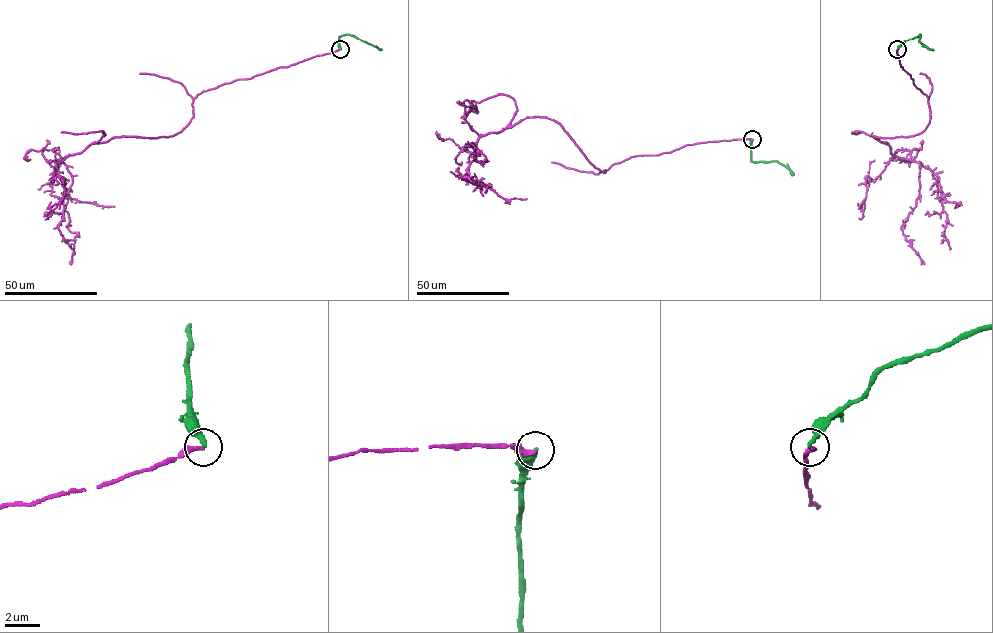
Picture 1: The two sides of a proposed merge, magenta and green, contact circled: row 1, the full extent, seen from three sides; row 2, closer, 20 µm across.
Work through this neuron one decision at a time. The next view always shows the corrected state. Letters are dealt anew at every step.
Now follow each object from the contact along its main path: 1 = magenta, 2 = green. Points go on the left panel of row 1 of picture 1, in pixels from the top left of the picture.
1: (340, 49), (203, 91), (173, 136), (114, 137), (63, 159), (72, 178), (58, 229), (71, 260)
2: (340, 49), (339, 37), (347, 34), (381, 49)

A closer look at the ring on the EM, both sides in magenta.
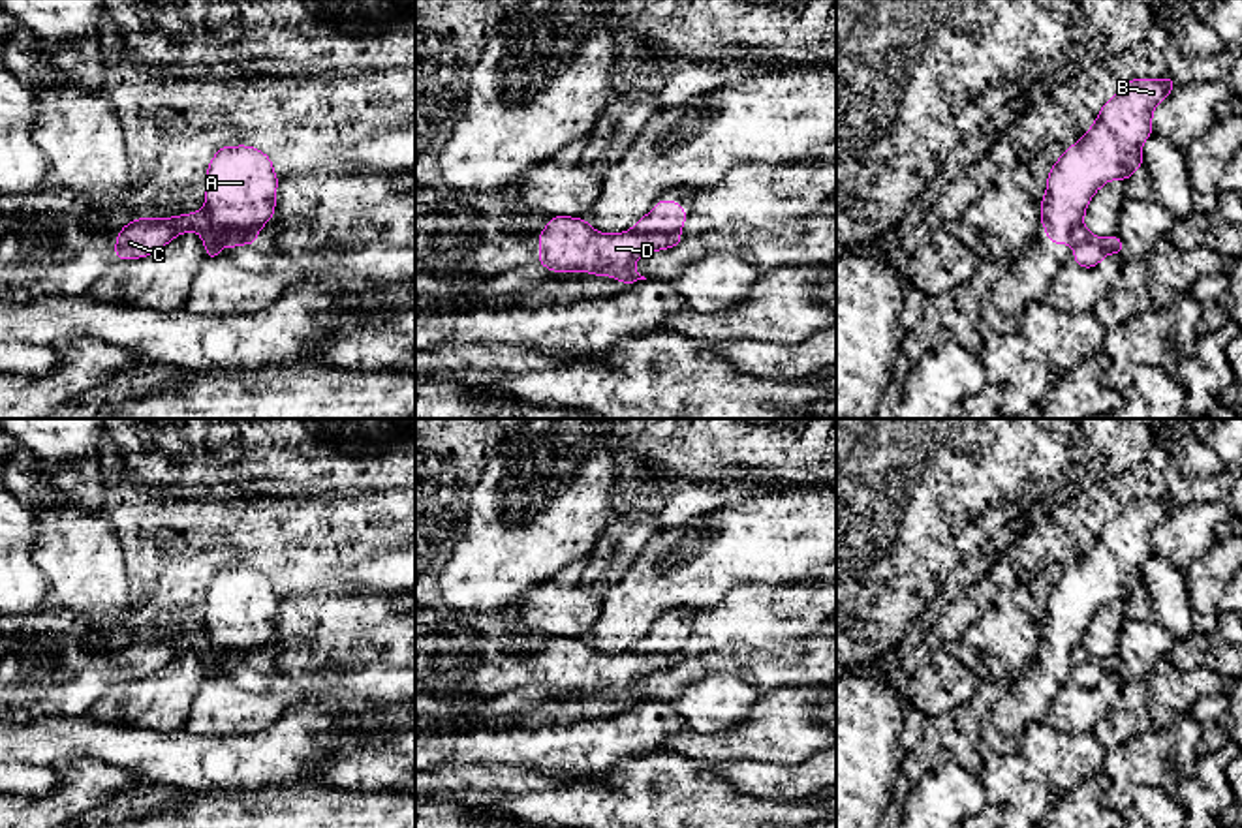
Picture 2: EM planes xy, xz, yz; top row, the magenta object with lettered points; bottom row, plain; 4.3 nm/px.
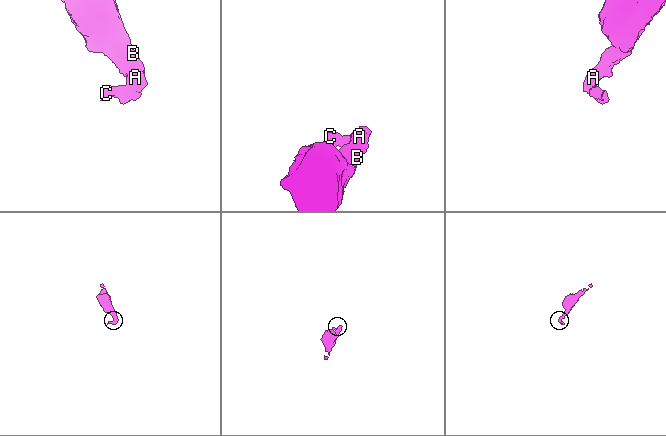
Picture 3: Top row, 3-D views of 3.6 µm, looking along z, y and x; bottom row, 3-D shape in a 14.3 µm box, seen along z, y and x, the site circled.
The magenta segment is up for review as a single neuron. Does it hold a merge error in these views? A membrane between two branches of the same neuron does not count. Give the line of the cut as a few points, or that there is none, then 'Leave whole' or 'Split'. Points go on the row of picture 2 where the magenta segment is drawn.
Split along xy (205, 209), (207, 216), (220, 228), (258, 230). Split

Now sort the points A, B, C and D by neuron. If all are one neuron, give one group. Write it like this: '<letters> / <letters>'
A B / C D

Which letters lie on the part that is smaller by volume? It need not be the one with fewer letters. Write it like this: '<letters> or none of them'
C, D

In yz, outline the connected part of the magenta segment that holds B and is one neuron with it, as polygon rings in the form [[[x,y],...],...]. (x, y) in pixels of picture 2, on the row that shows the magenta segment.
[[[1133,79],[1097,113],[1094,126],[1052,165],[1041,223],[1052,244],[1071,240],[1092,195],[1109,180],[1127,180],[1142,165],[1141,145],[1152,135],[1152,113],[1176,83]]]

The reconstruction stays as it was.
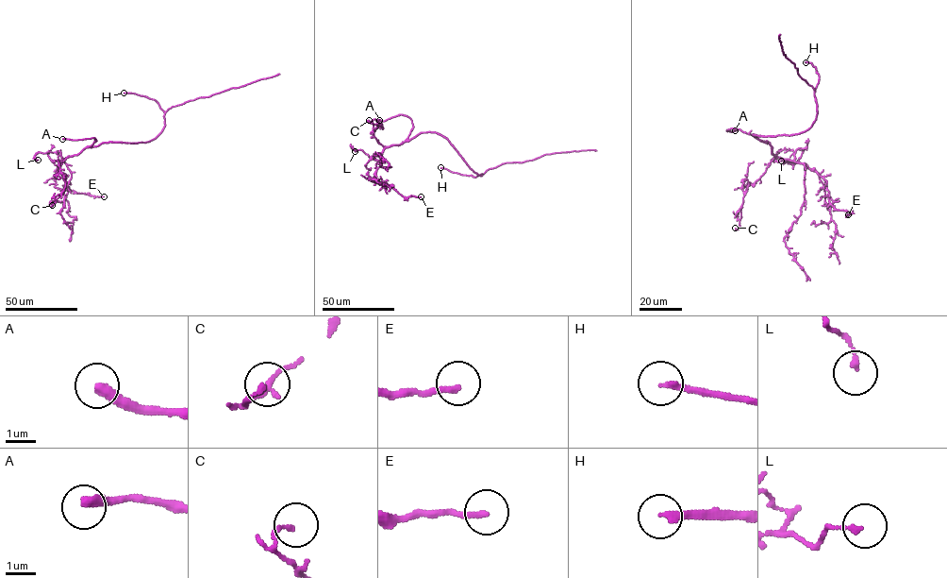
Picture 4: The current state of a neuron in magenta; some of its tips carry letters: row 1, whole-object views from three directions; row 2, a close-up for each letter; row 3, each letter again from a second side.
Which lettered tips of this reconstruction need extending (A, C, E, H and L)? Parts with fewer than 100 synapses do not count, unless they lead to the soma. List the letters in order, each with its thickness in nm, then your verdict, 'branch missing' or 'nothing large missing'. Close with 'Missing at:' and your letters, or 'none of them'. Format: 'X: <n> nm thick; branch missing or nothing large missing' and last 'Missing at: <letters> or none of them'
A: 360 nm thick; branch missing
C: 160 nm thick; nothing large missing
E: 200 nm thick; nothing large missing
H: 200 nm thick; branch missing
L: 150 nm thick; nothing large missing
Missing at: A, H

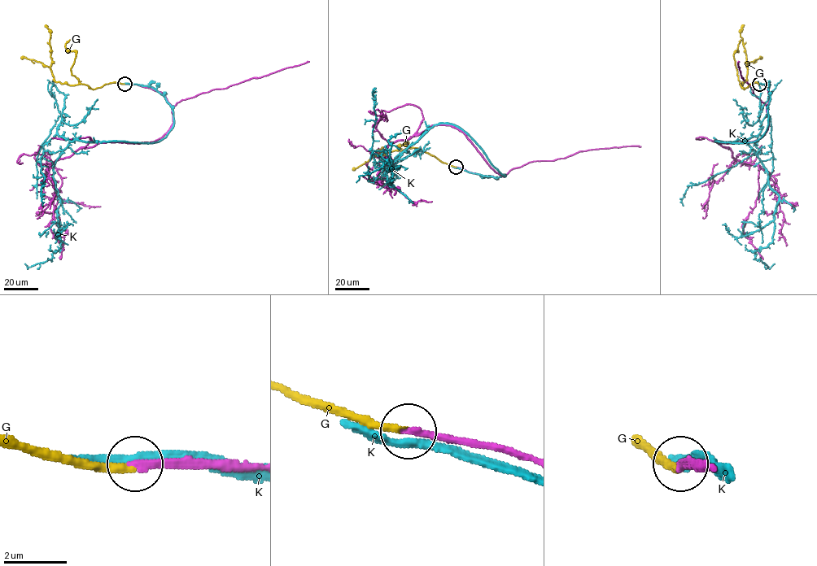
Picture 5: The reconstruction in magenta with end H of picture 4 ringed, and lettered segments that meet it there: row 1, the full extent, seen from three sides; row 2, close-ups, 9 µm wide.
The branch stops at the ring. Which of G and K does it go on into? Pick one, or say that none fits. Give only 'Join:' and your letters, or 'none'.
Join: G

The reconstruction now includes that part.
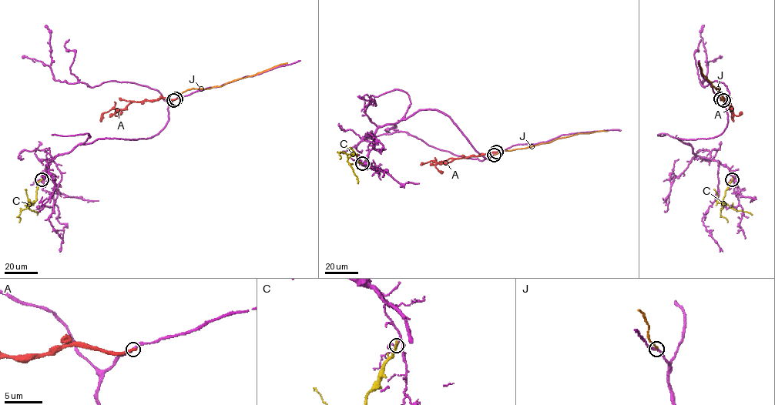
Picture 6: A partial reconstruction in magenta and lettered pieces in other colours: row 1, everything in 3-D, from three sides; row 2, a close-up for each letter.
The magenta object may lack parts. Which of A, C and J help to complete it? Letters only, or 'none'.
none

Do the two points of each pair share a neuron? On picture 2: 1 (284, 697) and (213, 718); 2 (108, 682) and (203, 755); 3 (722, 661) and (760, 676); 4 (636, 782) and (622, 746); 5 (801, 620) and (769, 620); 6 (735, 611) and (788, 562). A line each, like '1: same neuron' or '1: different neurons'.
1: same neuron
2: different neurons
3: same neuron
4: different neurons
5: same neuron
6: different neurons

